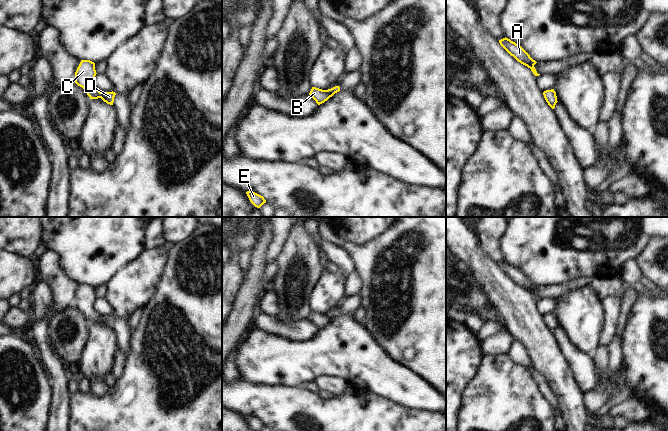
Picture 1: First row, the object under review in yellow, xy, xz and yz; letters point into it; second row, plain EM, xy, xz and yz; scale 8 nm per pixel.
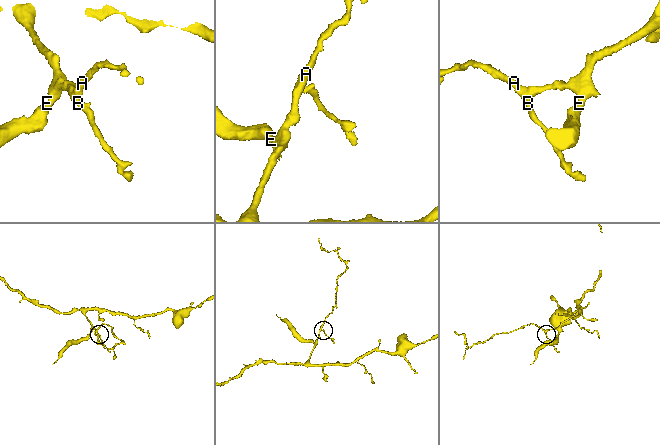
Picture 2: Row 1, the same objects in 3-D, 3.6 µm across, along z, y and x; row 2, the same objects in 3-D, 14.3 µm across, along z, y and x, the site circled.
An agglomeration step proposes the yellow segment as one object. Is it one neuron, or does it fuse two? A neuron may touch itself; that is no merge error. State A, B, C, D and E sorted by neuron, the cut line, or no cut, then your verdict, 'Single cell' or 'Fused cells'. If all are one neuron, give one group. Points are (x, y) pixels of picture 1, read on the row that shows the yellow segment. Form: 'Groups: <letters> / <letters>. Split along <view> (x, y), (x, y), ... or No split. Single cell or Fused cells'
Groups: A B C D E. No split. Single cell.

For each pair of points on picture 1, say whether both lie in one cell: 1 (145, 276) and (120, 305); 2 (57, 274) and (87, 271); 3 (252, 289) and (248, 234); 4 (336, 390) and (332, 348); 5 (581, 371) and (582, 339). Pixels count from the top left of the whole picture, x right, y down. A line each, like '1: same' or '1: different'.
1: same
2: different
3: different
4: different
5: different

